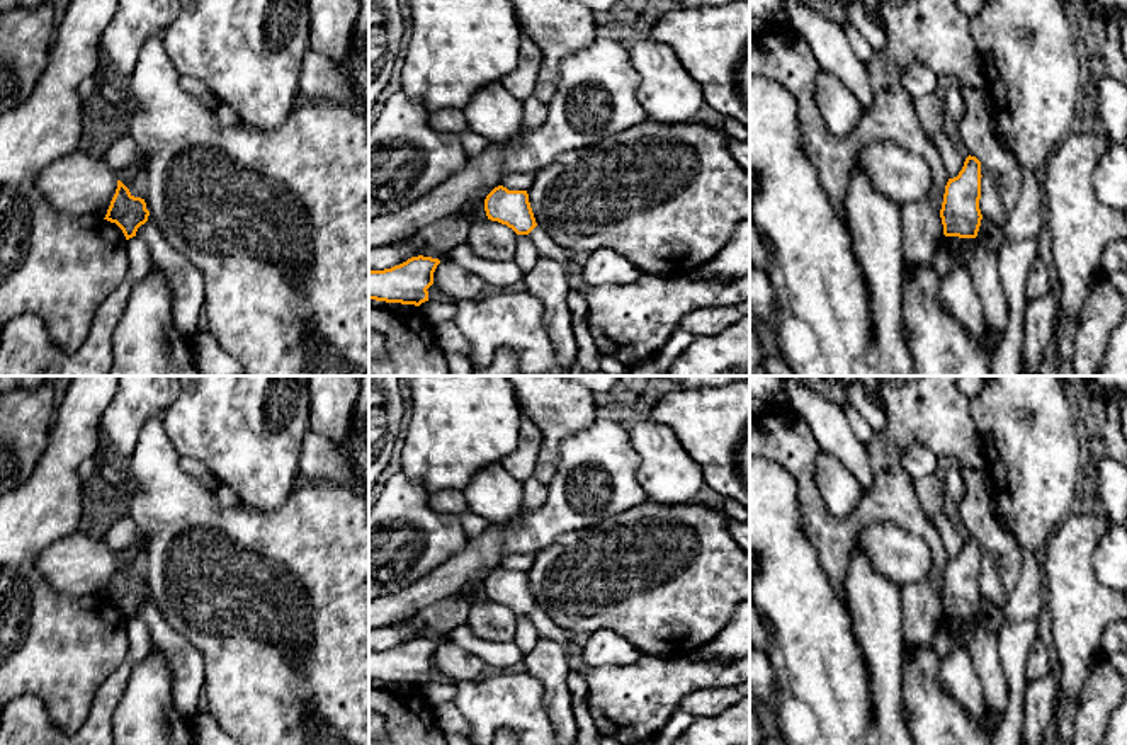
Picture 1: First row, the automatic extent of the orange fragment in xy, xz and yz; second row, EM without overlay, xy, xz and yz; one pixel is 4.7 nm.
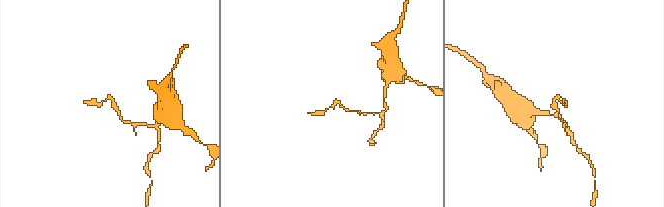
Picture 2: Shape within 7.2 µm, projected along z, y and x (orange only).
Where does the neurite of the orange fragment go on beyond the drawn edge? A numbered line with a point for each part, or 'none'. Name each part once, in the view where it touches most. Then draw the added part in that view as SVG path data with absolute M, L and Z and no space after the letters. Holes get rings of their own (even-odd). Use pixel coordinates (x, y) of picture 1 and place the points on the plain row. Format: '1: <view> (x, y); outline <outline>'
none

